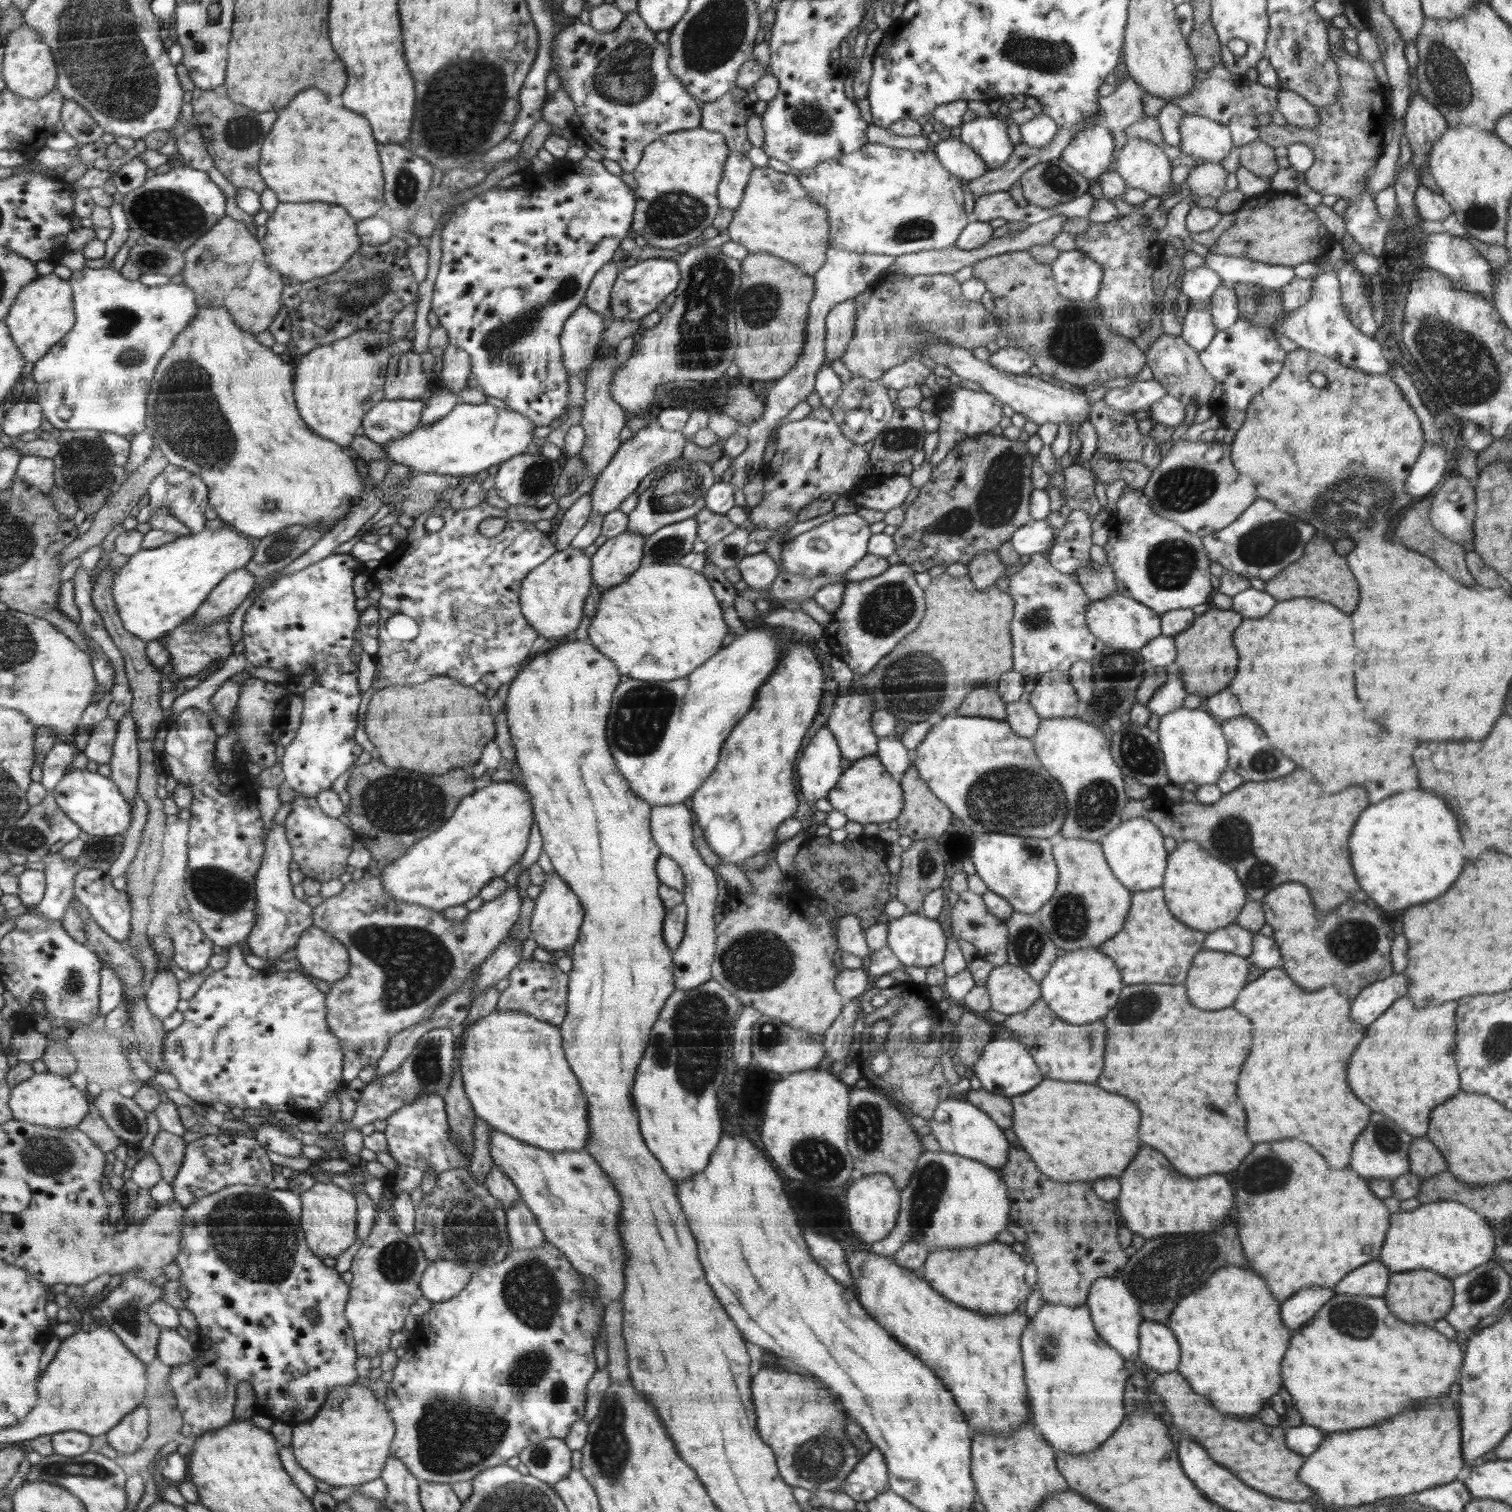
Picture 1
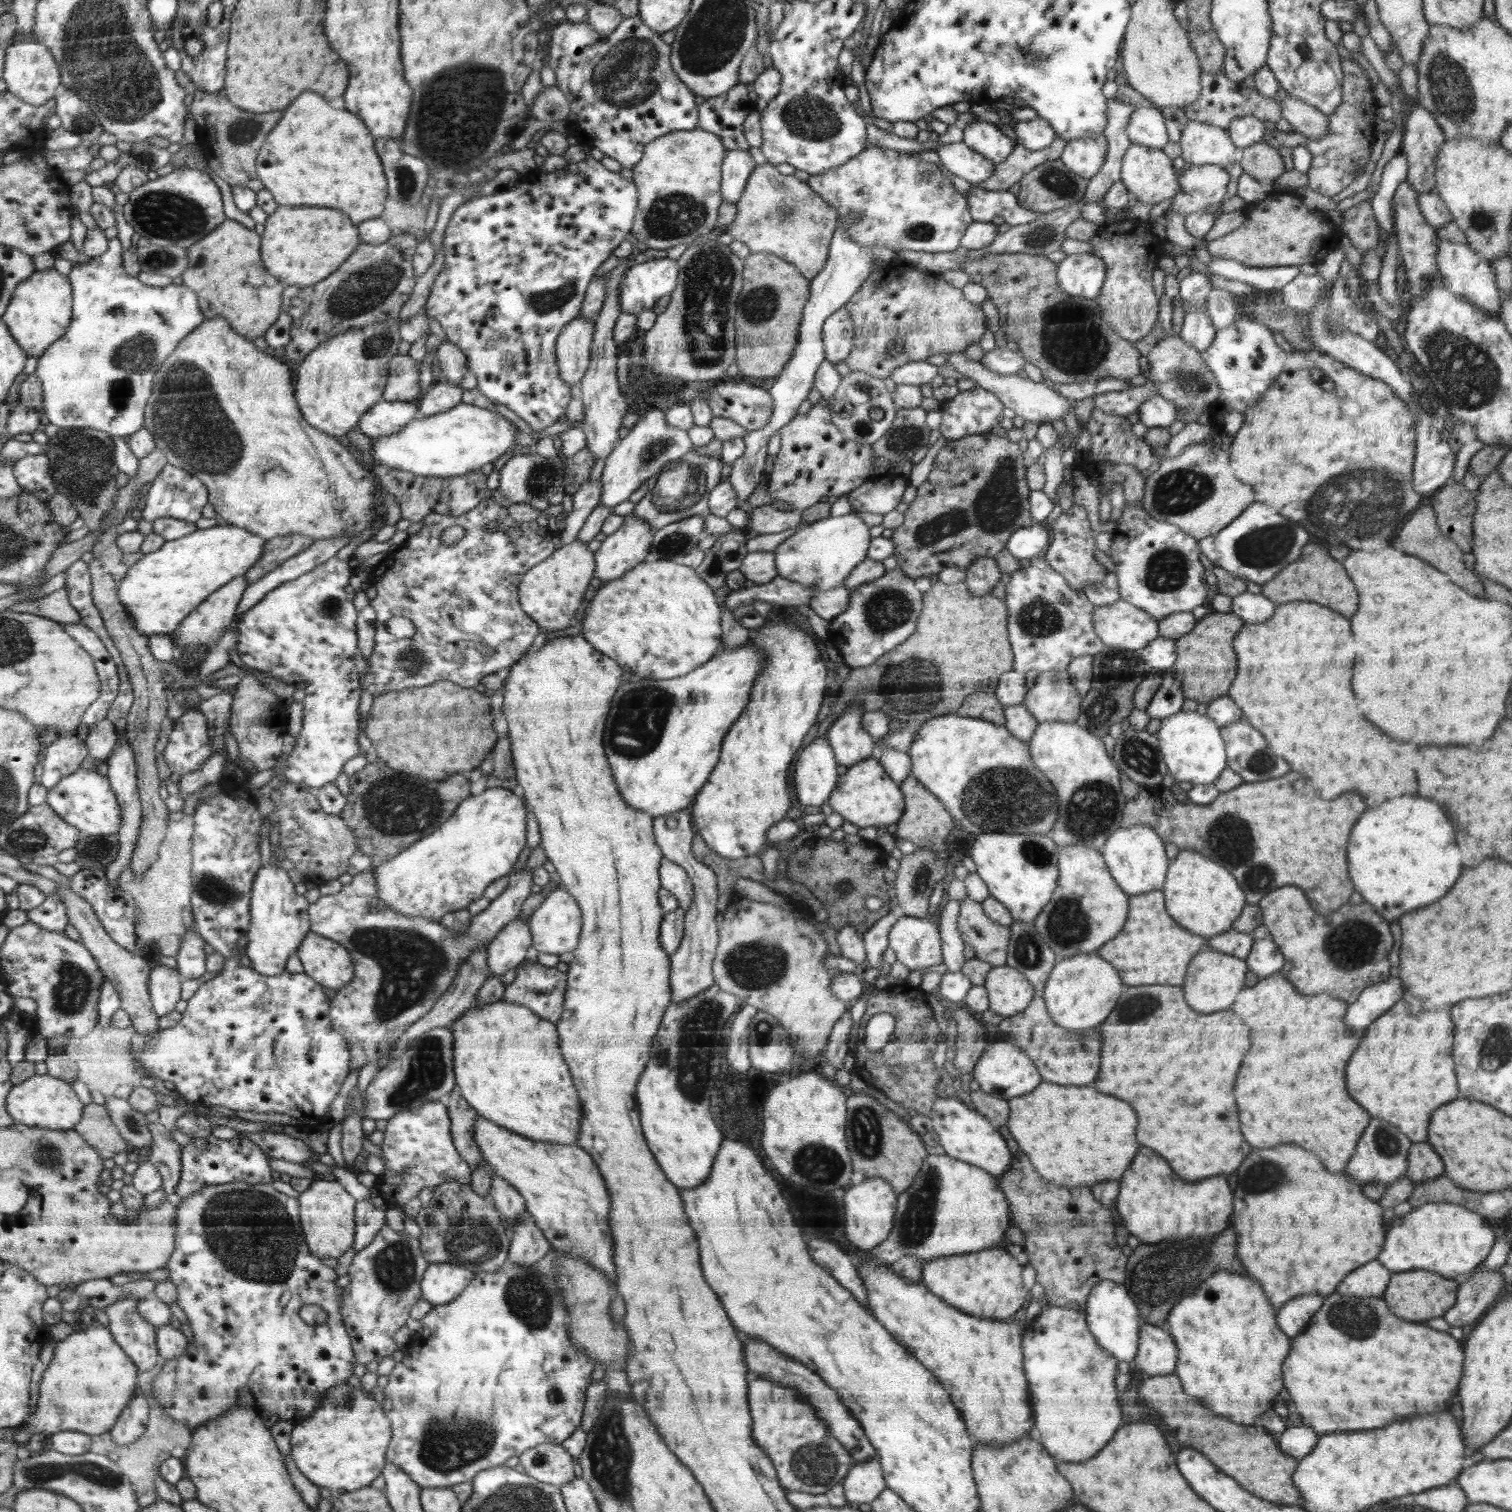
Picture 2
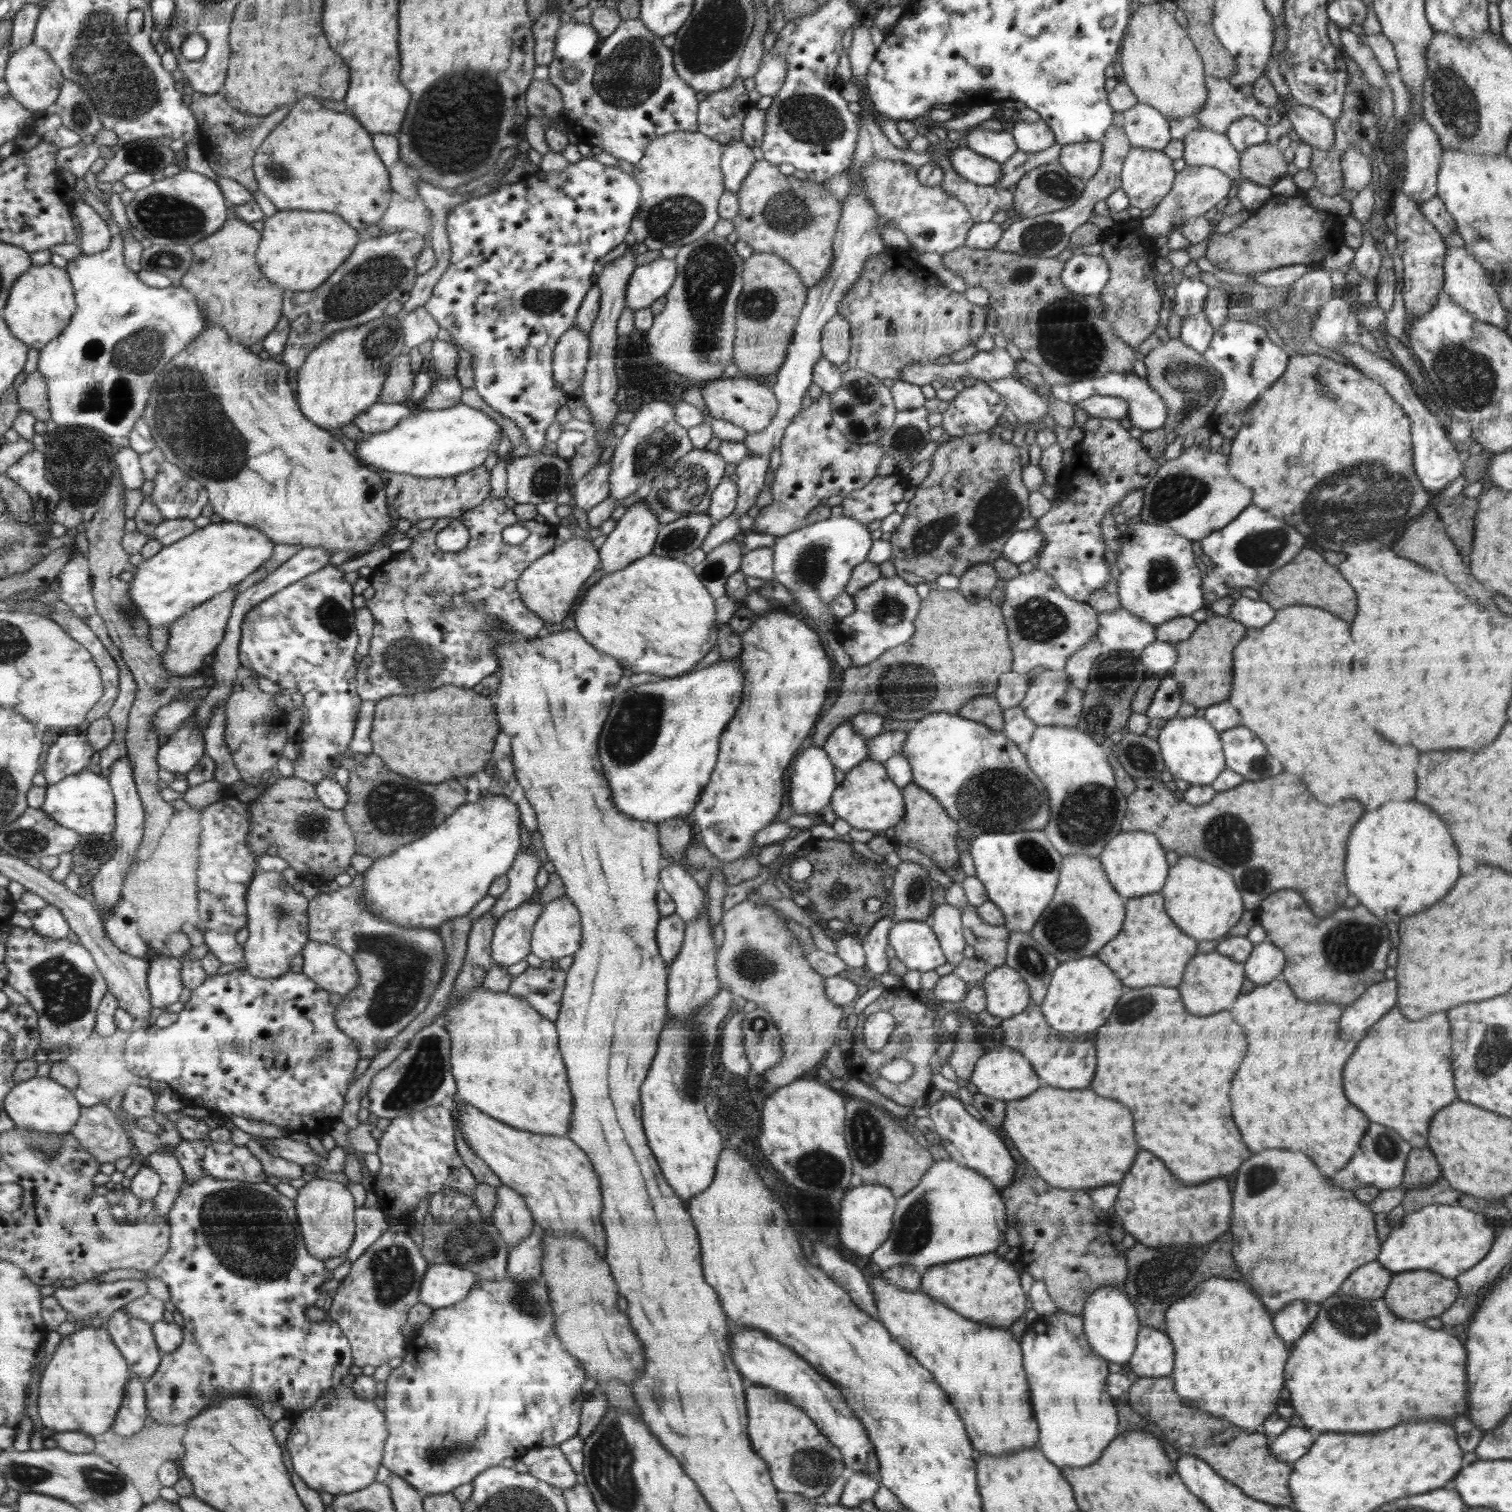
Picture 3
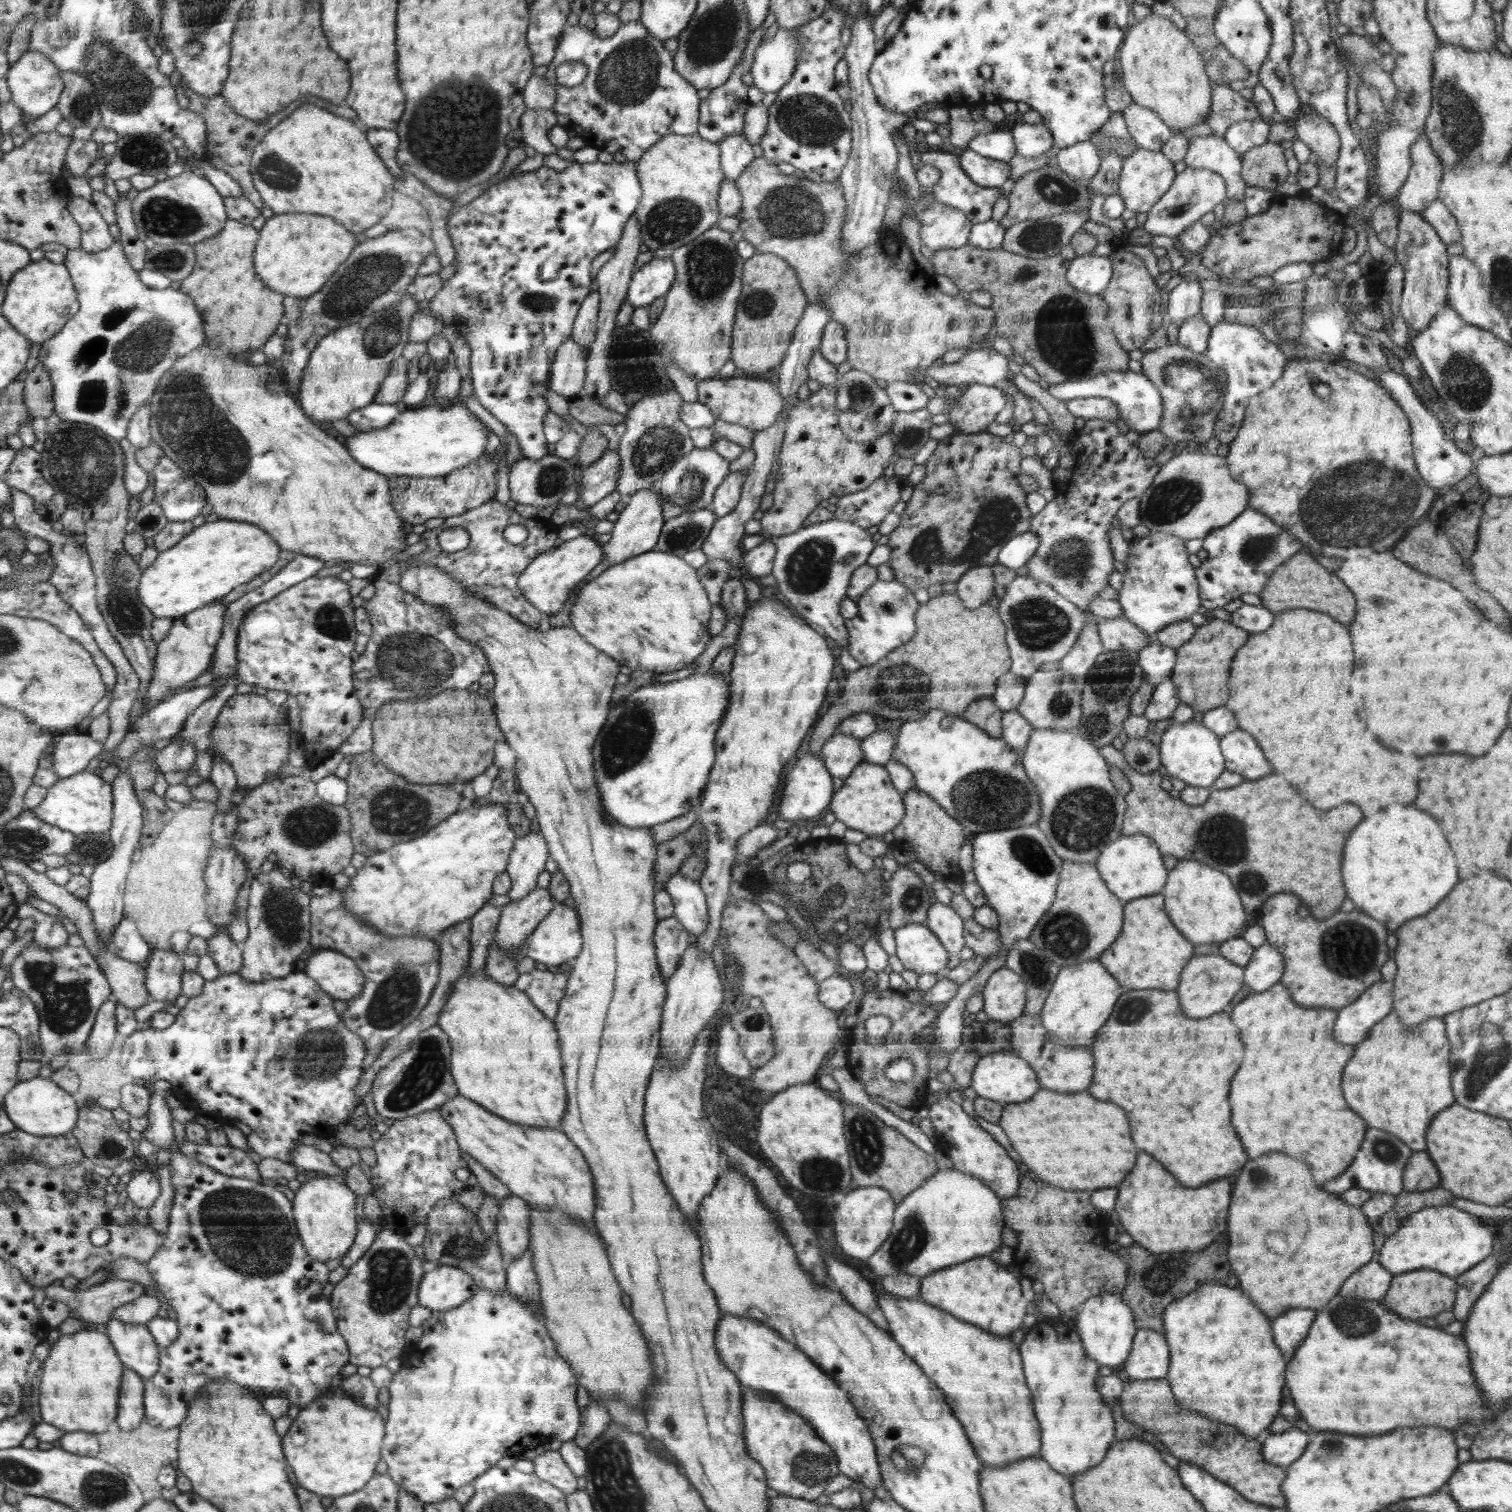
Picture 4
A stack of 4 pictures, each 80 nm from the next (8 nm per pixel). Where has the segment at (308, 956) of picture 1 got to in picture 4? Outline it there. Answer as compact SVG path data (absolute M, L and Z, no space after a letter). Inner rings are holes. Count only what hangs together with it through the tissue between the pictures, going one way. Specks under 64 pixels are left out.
M311 950L305 973L315 979L333 998L350 1001L365 986L365 975L354 959L341 951Z

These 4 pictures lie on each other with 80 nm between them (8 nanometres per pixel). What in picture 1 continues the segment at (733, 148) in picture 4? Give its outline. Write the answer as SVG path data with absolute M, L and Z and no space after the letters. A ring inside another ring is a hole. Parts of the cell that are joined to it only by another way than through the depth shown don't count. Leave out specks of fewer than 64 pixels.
M732 152L729 155L729 160L725 164L724 177L717 190L721 209L730 209L733 212L740 205L753 170L752 162L745 155L740 152Z

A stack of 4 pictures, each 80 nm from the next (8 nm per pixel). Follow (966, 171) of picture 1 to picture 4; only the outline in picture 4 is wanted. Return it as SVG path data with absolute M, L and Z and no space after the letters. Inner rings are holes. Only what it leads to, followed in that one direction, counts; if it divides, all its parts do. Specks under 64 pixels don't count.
M970 148L964 150L958 158L962 170L980 187L1001 188L1010 180L1010 165L1006 162L986 158Z

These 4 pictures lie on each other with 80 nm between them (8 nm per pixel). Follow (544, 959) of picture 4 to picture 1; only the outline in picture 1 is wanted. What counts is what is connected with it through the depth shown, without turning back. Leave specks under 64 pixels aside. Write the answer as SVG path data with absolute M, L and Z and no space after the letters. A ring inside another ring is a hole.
M556 872L546 874L546 879L540 886L542 889L538 897L535 898L535 907L531 916L531 938L535 939L540 948L552 951L566 950L572 947L579 937L581 924L584 920L583 906L573 889L564 879L560 879Z

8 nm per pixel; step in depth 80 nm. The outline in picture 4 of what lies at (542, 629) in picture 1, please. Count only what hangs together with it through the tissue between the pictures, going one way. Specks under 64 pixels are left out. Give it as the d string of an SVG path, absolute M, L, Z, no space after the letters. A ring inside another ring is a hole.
M580 535L563 541L560 546L555 546L538 556L521 574L519 585L524 591L525 598L529 599L534 607L552 616L564 608L576 584L580 584L600 562L602 562L602 548L592 540L592 537Z

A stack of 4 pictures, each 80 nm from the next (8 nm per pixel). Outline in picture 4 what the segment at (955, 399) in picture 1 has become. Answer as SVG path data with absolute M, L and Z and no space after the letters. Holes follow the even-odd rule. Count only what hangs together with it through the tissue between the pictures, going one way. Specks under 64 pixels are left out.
M973 384L965 388L962 394L956 398L954 409L948 412L950 416L948 423L952 423L955 426L955 434L980 433L986 430L995 421L996 415L1006 406L1007 396L1004 393L998 385Z

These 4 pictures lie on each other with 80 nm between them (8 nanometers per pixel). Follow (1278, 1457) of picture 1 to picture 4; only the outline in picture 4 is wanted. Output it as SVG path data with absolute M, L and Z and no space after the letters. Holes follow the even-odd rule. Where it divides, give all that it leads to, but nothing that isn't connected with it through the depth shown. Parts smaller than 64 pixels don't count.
M1166 1378L1130 1380L1120 1393L1119 1404L1128 1422L1154 1434L1180 1462L1201 1466L1214 1478L1234 1487L1250 1502L1284 1508L1286 1501L1281 1482L1285 1479L1287 1467L1270 1464L1261 1457L1261 1436L1248 1438L1235 1426L1211 1418L1208 1420L1202 1414L1178 1406Z

